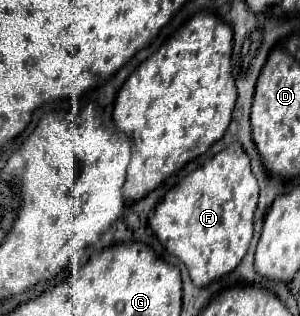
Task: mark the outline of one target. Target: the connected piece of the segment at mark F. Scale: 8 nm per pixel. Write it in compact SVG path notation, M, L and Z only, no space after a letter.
M232 143L184 177L150 213L150 227L164 249L178 257L196 287L206 287L236 269L252 239L258 183L242 145Z

